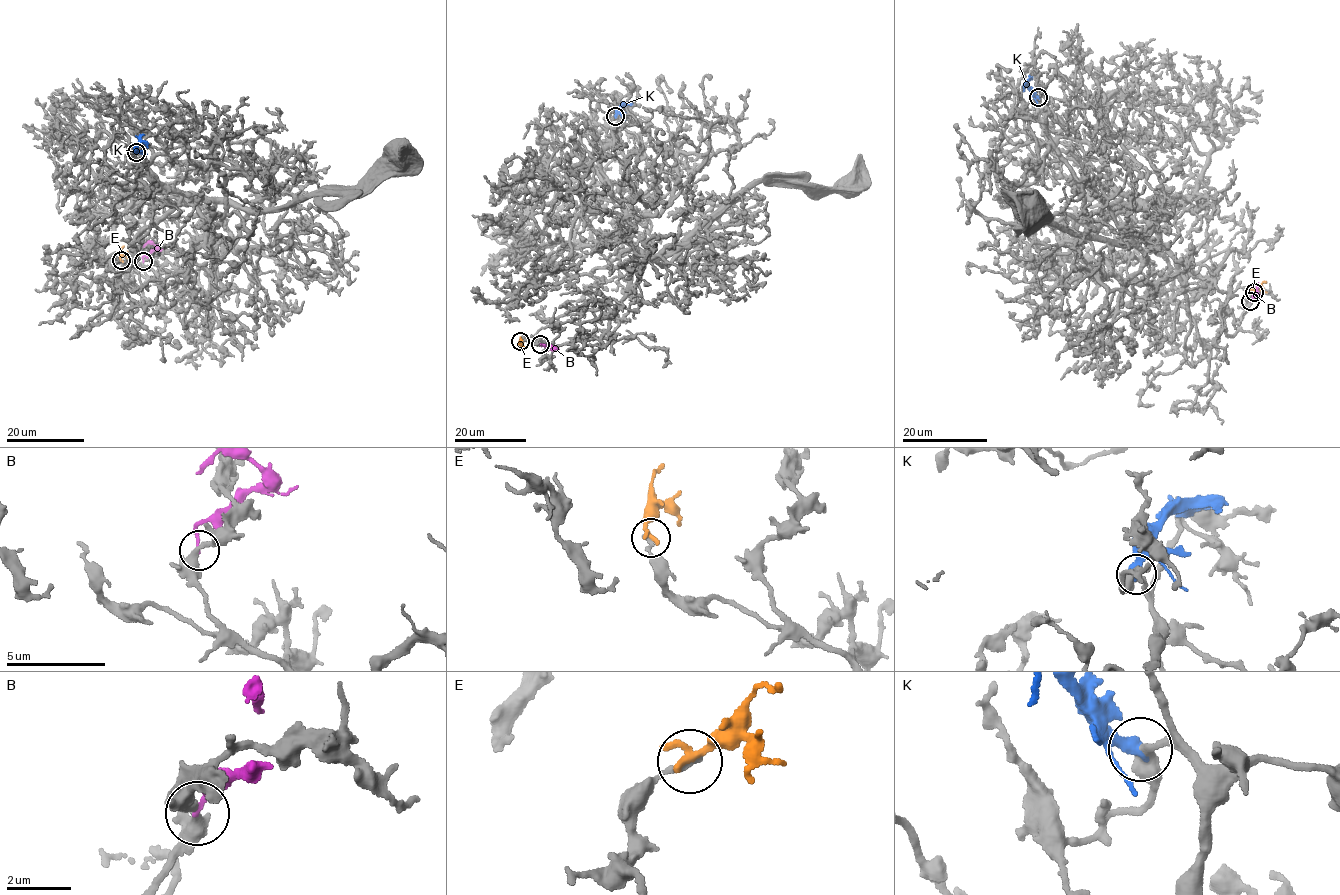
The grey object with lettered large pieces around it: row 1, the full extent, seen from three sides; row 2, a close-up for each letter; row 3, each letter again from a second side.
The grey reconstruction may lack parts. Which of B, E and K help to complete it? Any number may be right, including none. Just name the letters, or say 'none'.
none

